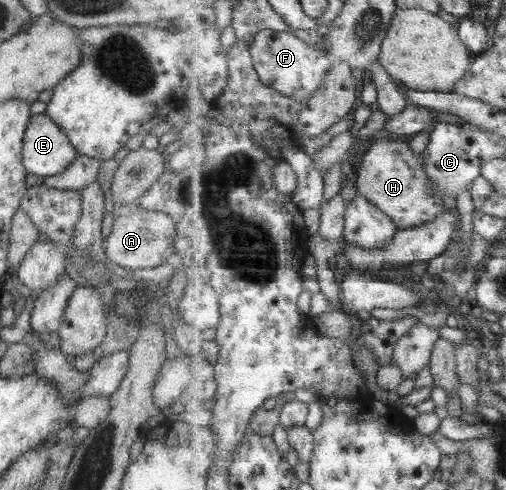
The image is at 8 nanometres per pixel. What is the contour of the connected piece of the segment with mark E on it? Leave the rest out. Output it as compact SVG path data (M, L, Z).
M45 113L29 117L21 151L26 174L53 176L69 167L78 155L65 133Z

